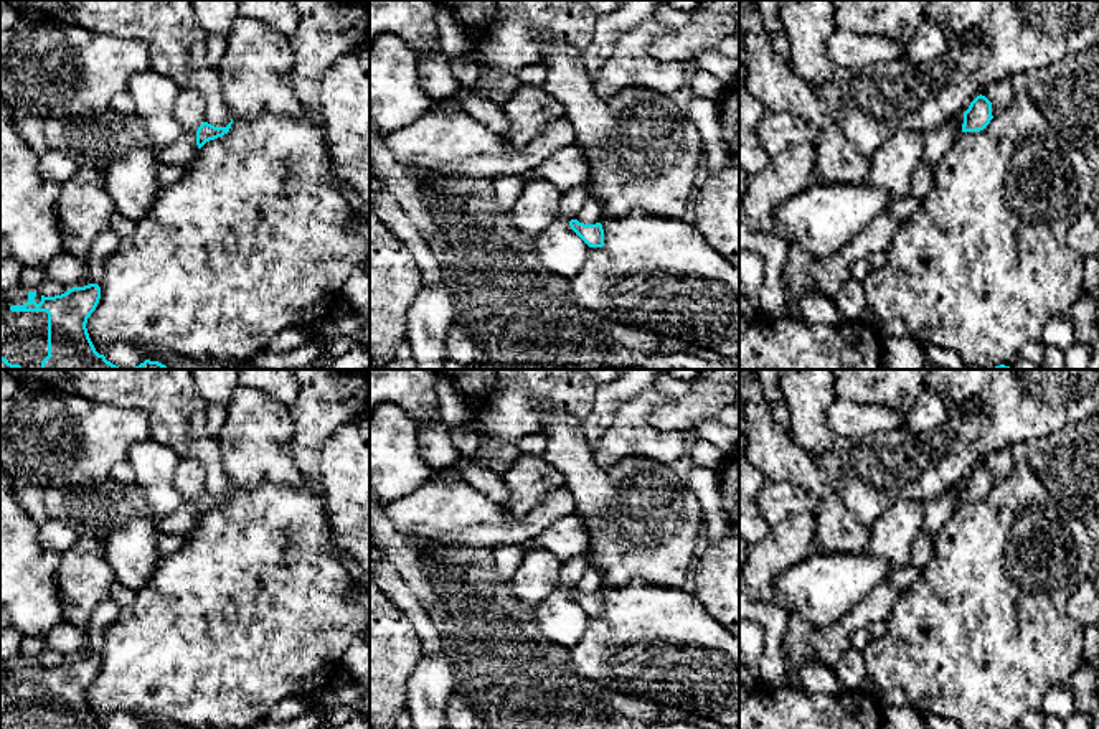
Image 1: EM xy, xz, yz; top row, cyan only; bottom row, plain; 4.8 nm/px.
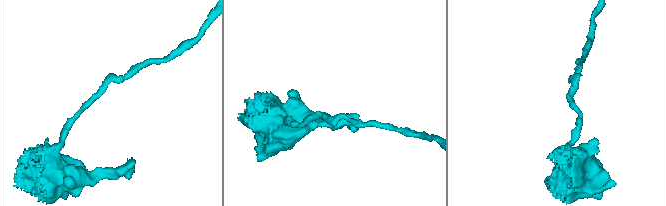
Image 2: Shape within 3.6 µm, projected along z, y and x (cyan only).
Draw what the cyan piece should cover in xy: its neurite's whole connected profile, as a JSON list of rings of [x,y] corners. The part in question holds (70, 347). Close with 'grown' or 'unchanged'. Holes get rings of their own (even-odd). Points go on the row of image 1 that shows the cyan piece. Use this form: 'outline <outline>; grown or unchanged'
outline [[[73,287],[54,297],[15,290],[0,295],[0,369],[168,369],[145,360],[135,368],[119,368],[99,355],[86,323],[101,299],[101,287]]]; grown

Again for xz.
outline [[[571,219],[569,226],[589,247],[604,246],[604,229],[601,223],[584,224],[579,223],[578,219]]]; unchanged

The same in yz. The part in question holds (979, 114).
outline [[[980,94],[964,112],[962,132],[980,132],[990,124],[992,119],[992,102]]]; unchanged

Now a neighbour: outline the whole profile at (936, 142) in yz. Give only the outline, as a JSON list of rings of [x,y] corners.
[[[957,114],[941,127],[924,132],[924,152],[921,155],[919,165],[929,163],[937,165],[946,152],[955,142],[959,132],[962,130],[964,114]]]

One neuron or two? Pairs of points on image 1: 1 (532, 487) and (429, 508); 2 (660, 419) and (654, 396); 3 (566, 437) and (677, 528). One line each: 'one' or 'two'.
1: two
2: two
3: one

